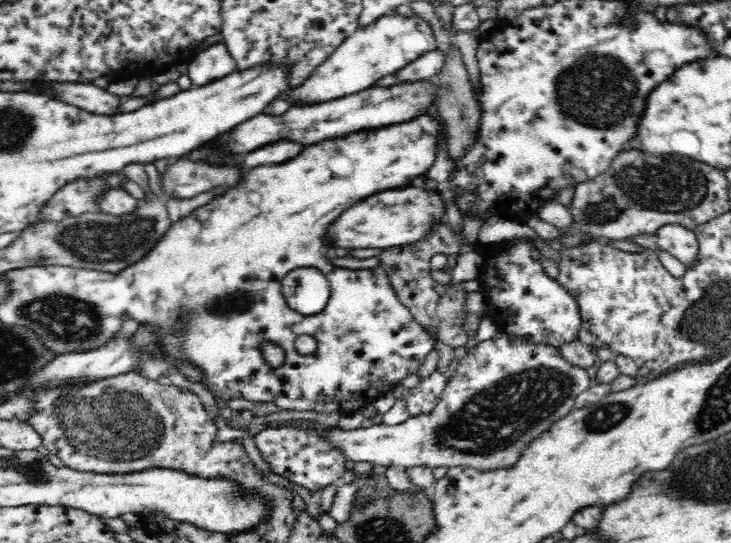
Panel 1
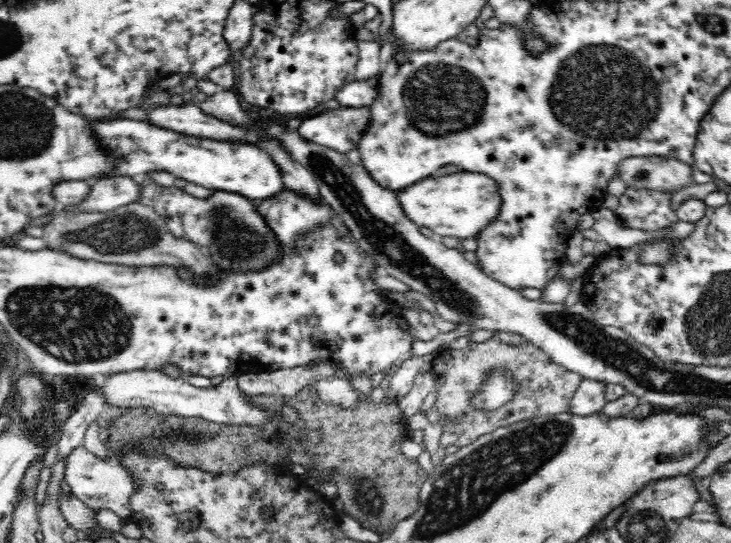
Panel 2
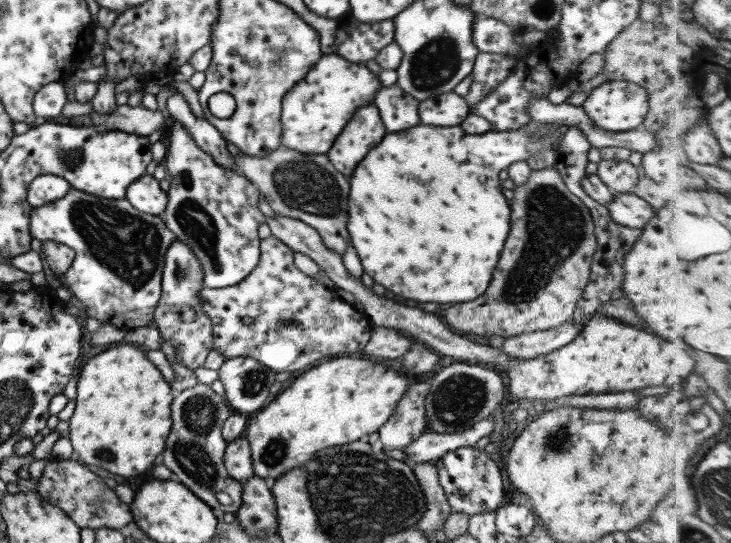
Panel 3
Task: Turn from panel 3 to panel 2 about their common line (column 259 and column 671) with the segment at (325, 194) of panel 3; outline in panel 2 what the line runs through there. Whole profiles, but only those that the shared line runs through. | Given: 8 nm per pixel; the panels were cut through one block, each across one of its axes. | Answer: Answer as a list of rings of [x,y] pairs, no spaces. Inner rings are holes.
[[[638,156],[622,159],[615,176],[627,190],[671,194],[694,184],[692,164],[672,157]]]

